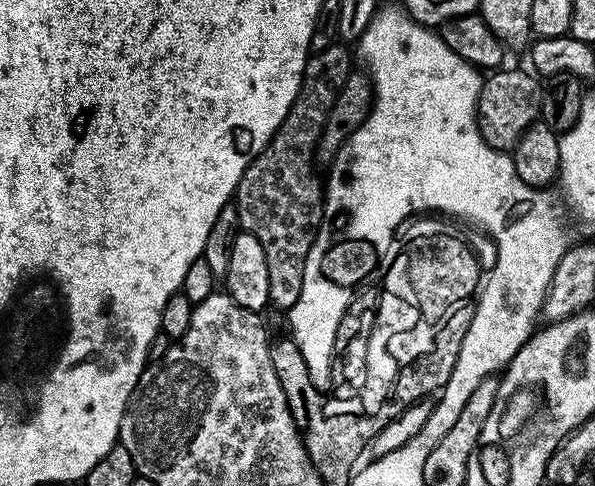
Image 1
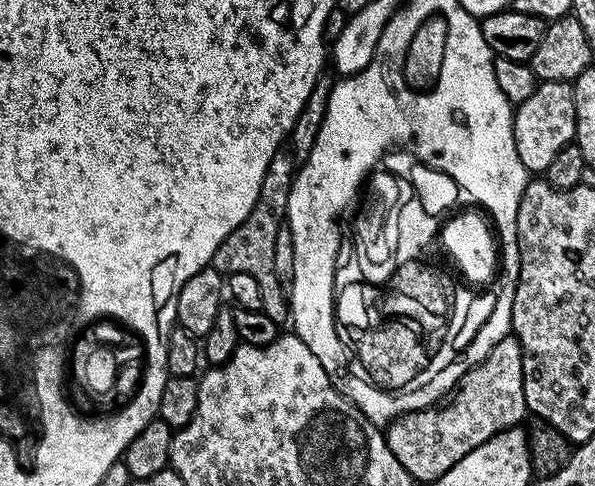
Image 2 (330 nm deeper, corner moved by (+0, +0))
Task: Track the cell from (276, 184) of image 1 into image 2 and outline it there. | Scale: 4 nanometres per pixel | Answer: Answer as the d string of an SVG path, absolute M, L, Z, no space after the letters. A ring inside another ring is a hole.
M281 150L270 158L270 166L266 166L266 174L262 174L262 186L250 214L246 214L244 221L224 239L222 246L214 250L211 262L211 267L221 274L250 274L250 278L258 282L258 291L262 293L260 311L266 313L277 326L289 323L290 296L285 285L278 282L278 274L274 270L274 246L278 242L278 230L286 224L290 190L297 171L298 161L291 151Z

